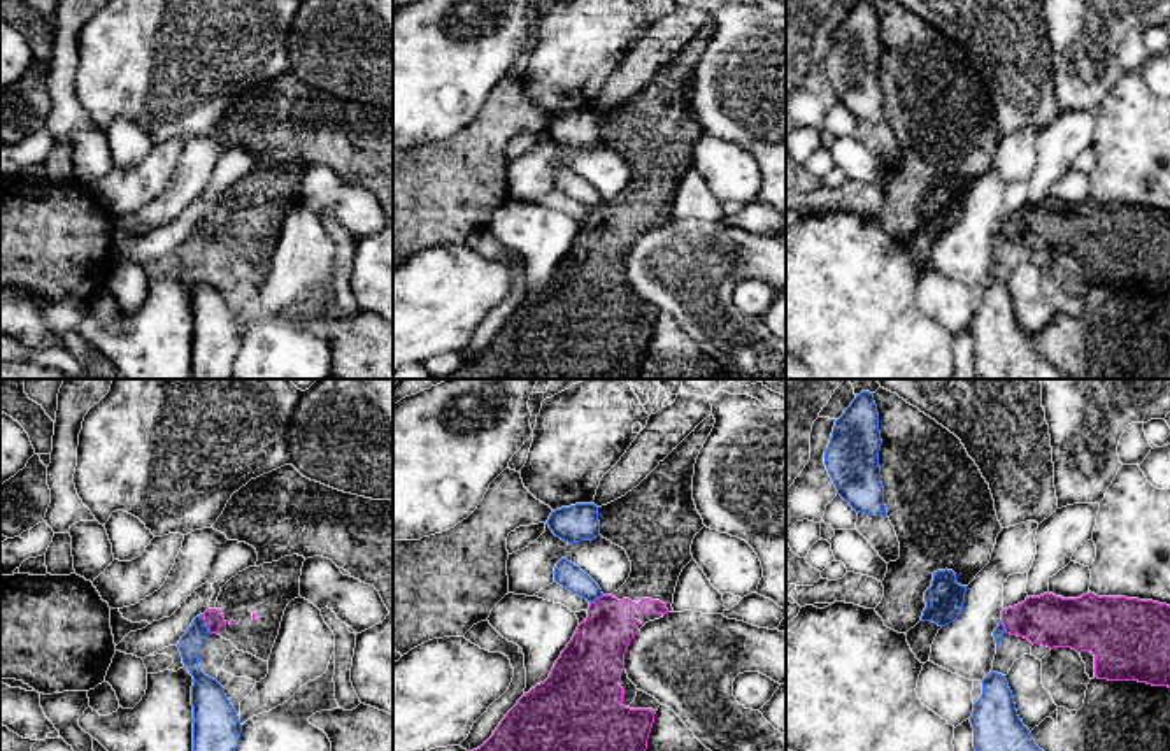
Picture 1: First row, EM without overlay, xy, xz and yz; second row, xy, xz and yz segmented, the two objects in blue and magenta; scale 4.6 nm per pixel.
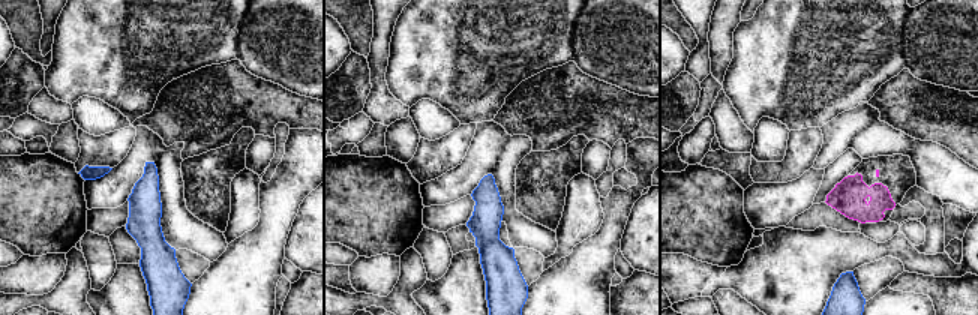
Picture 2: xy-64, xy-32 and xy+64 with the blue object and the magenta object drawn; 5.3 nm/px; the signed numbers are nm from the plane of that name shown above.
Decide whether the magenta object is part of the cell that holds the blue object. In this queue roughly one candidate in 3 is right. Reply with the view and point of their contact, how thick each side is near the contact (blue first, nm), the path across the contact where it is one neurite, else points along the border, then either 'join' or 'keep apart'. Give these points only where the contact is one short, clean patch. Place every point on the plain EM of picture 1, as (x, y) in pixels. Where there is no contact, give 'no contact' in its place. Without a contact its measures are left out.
meets blue in xy at (204, 230); 100 nm thick on the blue side, 90 nm on the other; border along xy (202, 221), (204, 232), (211, 239); keep apart

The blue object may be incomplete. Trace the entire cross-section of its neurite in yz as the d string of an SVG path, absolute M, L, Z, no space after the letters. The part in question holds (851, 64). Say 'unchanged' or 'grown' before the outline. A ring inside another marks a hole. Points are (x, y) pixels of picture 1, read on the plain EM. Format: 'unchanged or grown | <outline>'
unchanged | M860 0L835 28L824 58L837 102L856 119L888 123L879 74L881 51L874 0Z

